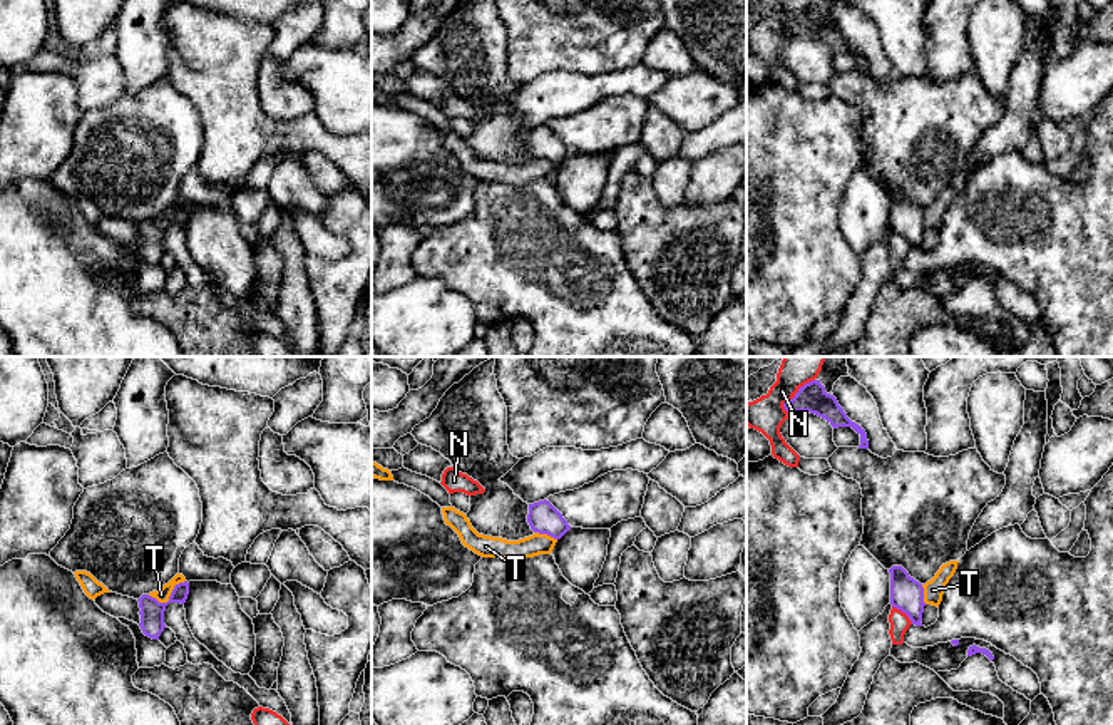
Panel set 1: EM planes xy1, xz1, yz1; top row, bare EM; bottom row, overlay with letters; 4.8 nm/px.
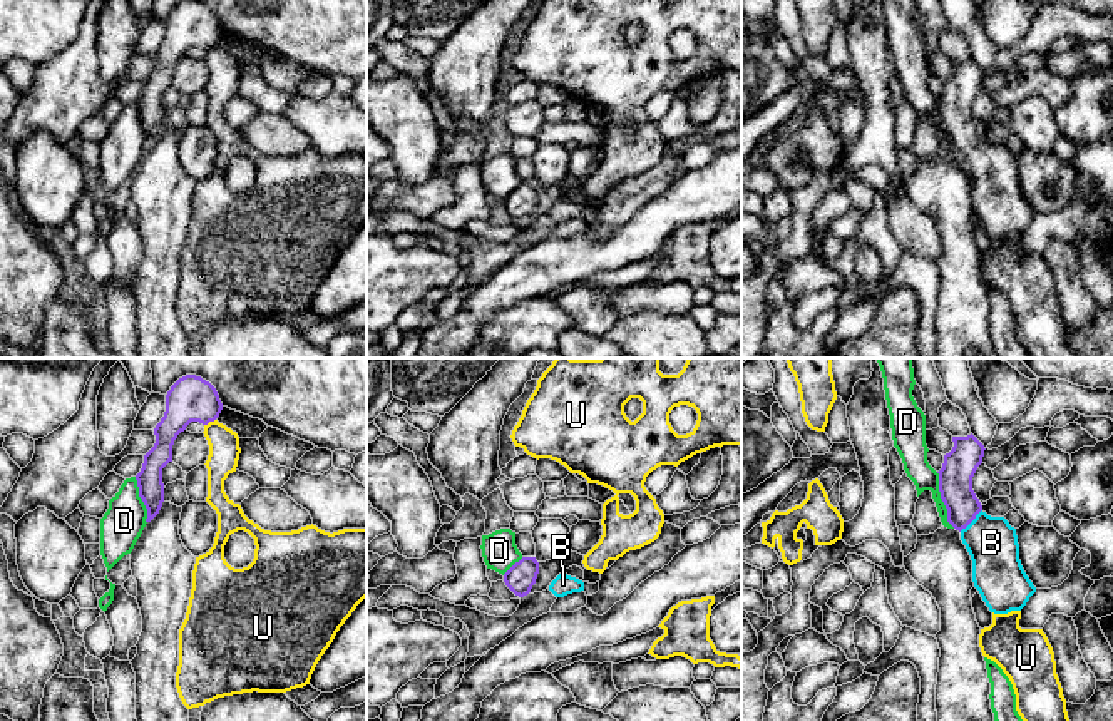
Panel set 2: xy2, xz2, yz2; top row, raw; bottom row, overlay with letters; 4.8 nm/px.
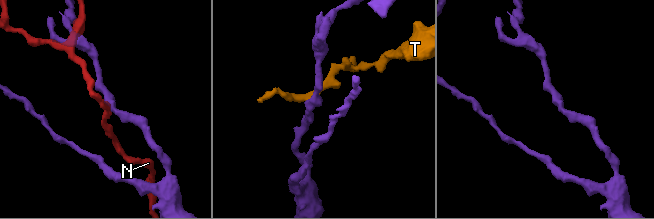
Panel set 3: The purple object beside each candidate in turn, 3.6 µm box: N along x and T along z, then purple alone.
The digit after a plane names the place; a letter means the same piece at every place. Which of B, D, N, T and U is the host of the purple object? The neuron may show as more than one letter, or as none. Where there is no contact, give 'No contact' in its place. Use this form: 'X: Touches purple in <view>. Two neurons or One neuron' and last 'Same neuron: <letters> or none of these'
B: Touches purple in yz2. One neuron
D: Touches purple in yz2. Two neurons
N: Touches purple in yz1. Two neurons
T: Touches purple in xy1. Two neurons
U: Touches purple in xy2. Two neurons
Same neuron: B

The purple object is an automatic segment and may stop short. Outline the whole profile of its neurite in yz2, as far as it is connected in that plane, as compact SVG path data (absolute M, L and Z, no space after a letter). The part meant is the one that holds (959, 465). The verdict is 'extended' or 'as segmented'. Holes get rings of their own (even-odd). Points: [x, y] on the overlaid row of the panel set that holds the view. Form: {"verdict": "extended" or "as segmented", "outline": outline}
{"verdict": "extended", "outline": "M972 433L952 437L952 442L937 472L947 522L961 532L972 560L974 587L989 611L1021 611L1036 587L1021 565L1016 529L1004 517L987 515L972 490L972 477L986 448Z"}

